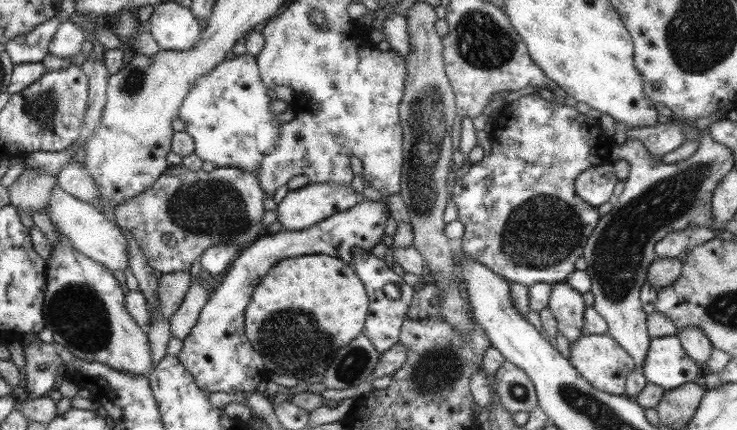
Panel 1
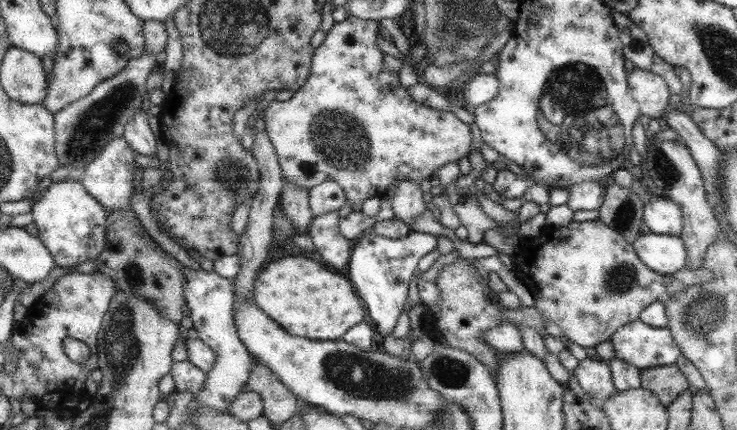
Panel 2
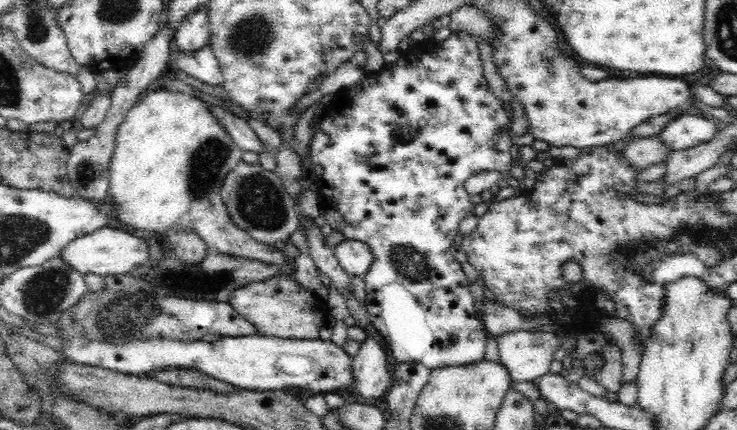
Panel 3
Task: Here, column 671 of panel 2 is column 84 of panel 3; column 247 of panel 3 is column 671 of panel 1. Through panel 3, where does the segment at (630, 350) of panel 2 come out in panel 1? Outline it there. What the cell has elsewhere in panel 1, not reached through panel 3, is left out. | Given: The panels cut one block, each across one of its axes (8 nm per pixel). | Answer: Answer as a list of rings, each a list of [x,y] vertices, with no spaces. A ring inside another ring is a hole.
[[[674,335],[650,338],[649,352],[646,354],[646,361],[642,364],[641,372],[646,383],[657,385],[669,391],[691,382],[697,376],[699,366],[695,366],[694,360],[686,354]]]

